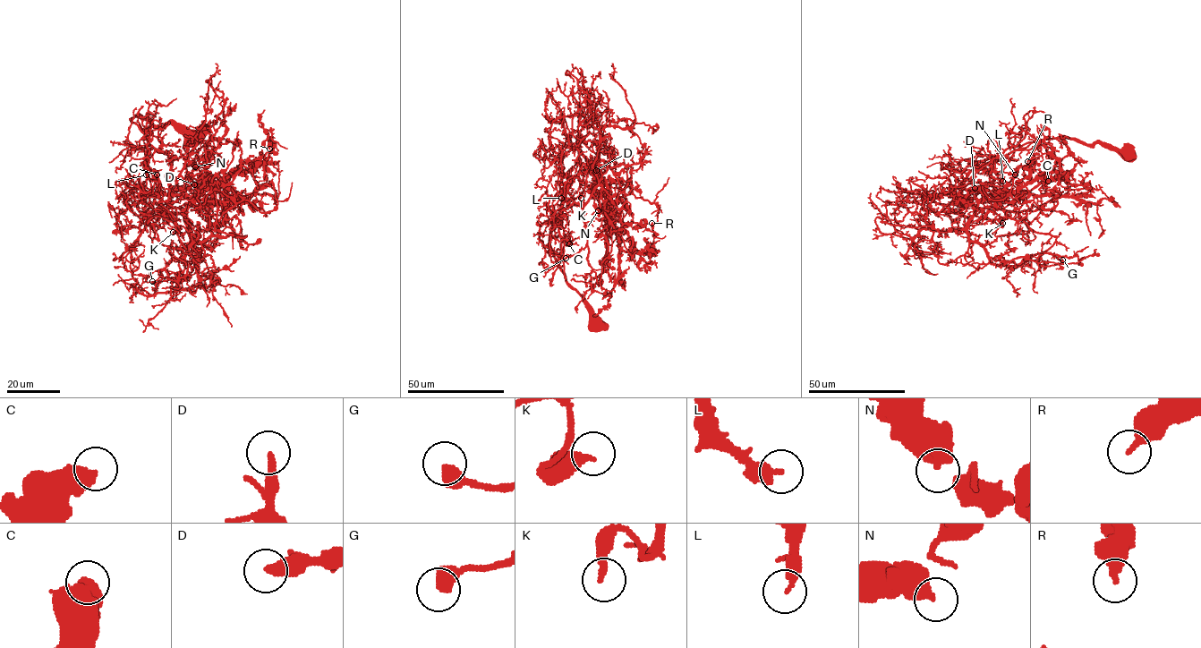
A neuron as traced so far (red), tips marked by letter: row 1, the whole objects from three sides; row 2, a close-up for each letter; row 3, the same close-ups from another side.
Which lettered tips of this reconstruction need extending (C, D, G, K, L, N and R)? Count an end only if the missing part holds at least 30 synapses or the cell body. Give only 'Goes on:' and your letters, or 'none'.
Goes on: D

